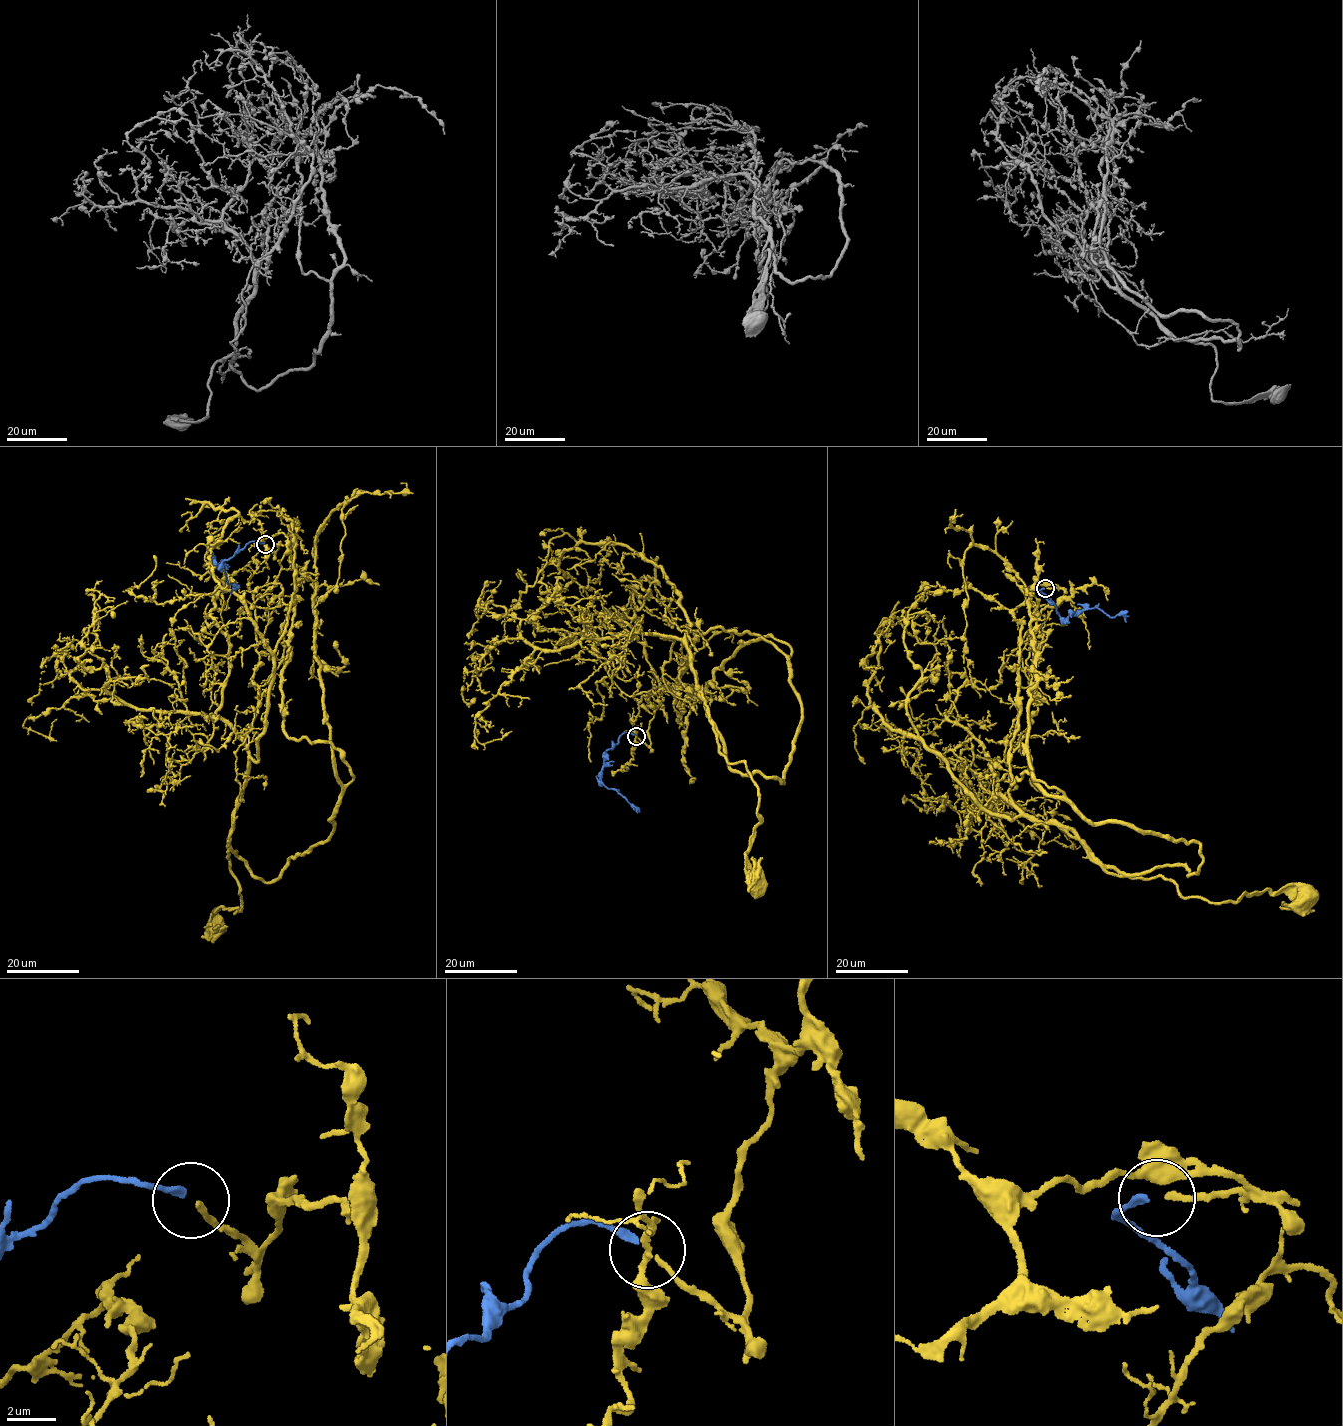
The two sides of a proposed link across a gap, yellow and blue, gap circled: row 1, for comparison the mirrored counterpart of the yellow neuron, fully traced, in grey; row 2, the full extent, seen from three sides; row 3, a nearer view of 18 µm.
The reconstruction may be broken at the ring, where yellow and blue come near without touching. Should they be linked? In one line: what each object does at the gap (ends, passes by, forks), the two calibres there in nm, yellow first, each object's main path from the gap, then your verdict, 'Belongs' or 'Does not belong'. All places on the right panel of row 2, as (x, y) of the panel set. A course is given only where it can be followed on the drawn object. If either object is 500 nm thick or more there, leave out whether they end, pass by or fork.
At the ring yellow ends. At the ring blue ends. Thickness 240 nm (yellow) against 300 nm. Course of yellow: (1046, 588), (1058, 587), (1029, 586), (1014, 610), (1012, 804), (1103, 864), (1160, 877), (1184, 897), (1310, 896). Course of blue: (1045, 589), (1039, 591), (1050, 598), (1061, 617), (1067, 619), (1096, 606), (1110, 617), (1122, 615), (1126, 622). Belongs

